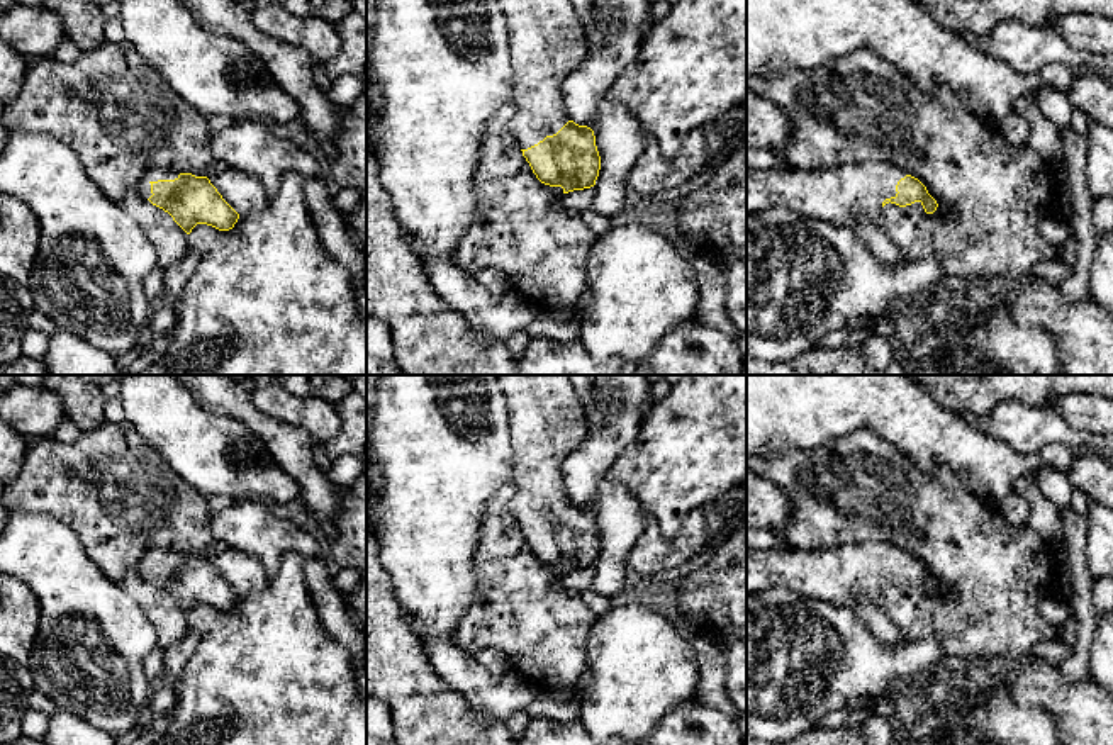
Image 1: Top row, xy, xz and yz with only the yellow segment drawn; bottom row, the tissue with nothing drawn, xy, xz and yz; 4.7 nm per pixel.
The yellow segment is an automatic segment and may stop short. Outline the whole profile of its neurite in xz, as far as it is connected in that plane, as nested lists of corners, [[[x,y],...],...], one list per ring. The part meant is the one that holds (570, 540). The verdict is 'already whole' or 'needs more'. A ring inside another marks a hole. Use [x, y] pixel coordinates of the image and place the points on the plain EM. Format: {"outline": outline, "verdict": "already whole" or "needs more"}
{"outline": [[[497,375],[497,380],[507,401],[514,451],[509,511],[541,563],[562,567],[563,574],[594,567],[601,550],[596,516],[570,499],[563,475],[568,453],[587,433],[584,406],[568,375]]], "verdict": "needs more"}

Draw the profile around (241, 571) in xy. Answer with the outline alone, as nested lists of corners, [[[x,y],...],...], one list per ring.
[[[227,548],[209,557],[209,560],[222,579],[239,594],[239,597],[260,592],[268,585],[270,577],[266,575],[261,562],[251,553],[238,548]]]

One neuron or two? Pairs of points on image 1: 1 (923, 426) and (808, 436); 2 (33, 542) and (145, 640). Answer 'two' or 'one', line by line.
1: one
2: one

